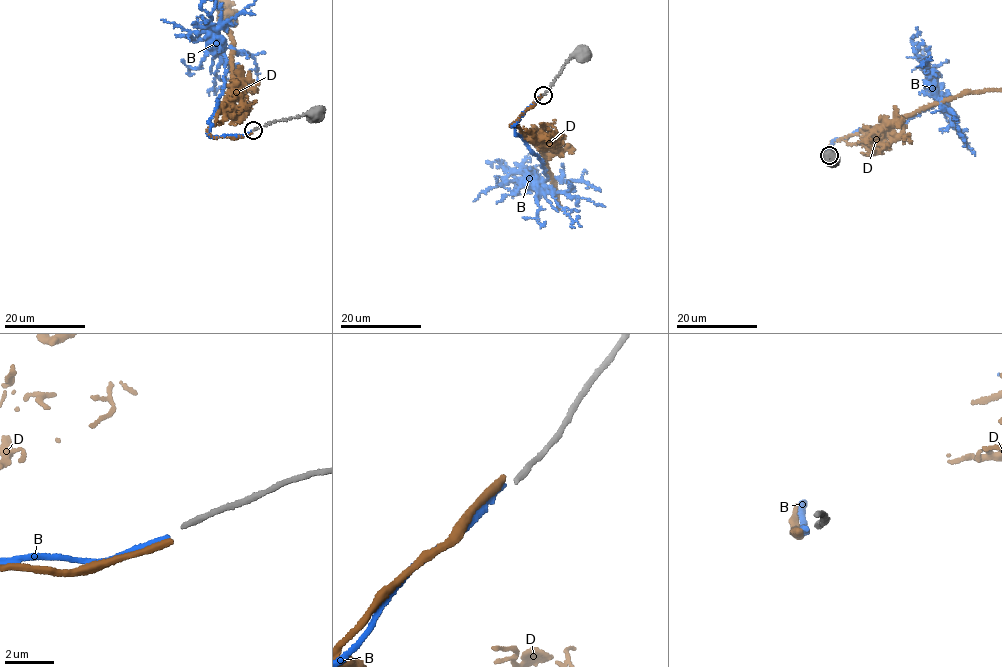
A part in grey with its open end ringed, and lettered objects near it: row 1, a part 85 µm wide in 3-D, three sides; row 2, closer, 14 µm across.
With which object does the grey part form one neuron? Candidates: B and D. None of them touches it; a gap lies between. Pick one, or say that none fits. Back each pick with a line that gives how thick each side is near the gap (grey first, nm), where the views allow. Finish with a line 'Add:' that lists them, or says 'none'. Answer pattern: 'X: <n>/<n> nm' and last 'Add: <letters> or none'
Add: none

